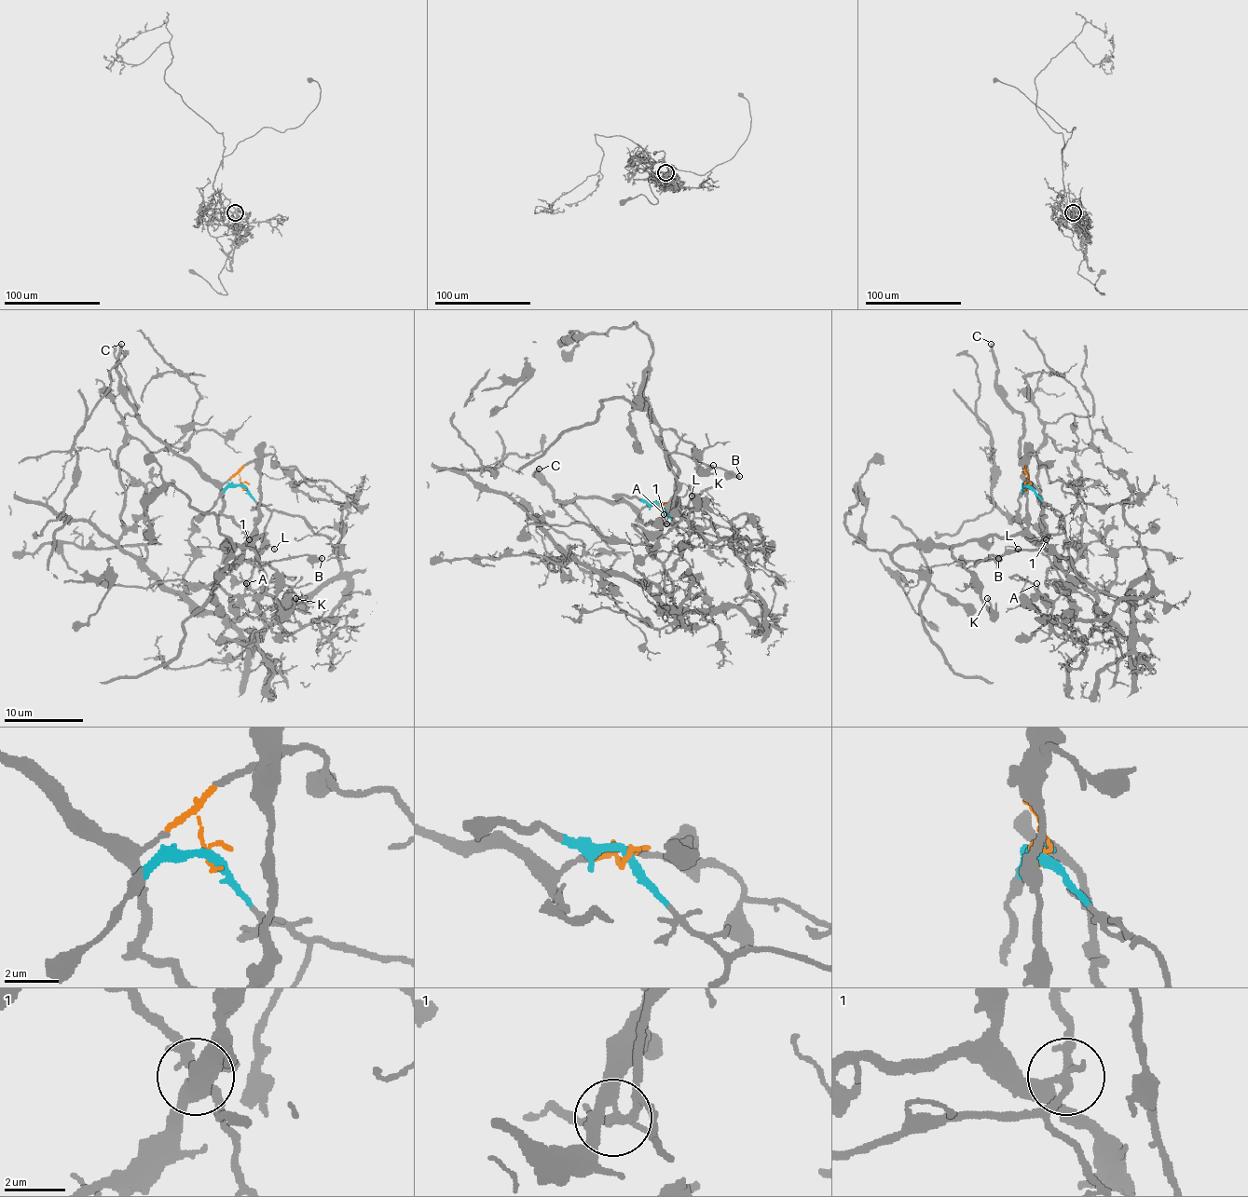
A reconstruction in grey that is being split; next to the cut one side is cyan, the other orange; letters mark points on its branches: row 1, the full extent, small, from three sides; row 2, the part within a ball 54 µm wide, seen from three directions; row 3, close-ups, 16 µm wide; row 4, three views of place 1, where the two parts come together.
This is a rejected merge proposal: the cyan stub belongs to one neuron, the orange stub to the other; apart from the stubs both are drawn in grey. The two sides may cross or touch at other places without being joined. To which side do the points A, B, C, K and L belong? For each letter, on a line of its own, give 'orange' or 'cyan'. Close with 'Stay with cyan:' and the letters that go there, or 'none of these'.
A: cyan
B: orange
C: orange
K: cyan
L: orange
Stay with cyan: A, K

